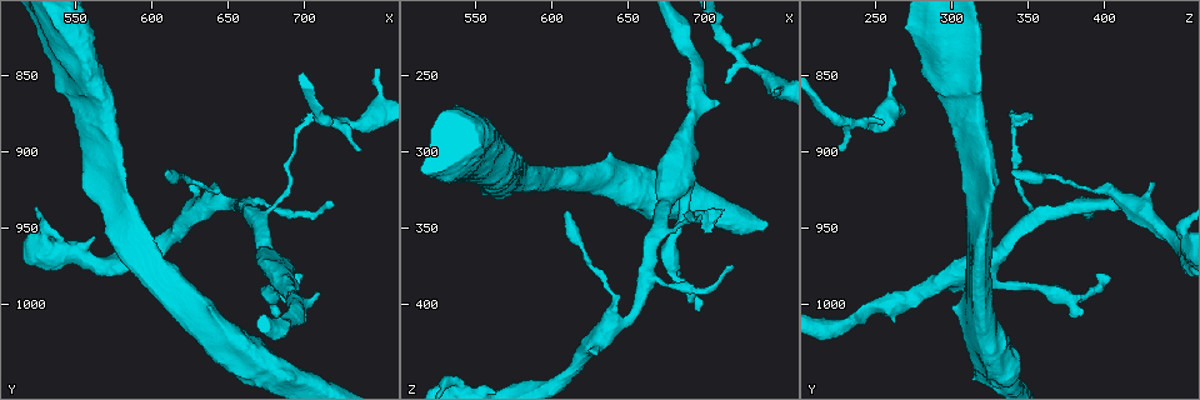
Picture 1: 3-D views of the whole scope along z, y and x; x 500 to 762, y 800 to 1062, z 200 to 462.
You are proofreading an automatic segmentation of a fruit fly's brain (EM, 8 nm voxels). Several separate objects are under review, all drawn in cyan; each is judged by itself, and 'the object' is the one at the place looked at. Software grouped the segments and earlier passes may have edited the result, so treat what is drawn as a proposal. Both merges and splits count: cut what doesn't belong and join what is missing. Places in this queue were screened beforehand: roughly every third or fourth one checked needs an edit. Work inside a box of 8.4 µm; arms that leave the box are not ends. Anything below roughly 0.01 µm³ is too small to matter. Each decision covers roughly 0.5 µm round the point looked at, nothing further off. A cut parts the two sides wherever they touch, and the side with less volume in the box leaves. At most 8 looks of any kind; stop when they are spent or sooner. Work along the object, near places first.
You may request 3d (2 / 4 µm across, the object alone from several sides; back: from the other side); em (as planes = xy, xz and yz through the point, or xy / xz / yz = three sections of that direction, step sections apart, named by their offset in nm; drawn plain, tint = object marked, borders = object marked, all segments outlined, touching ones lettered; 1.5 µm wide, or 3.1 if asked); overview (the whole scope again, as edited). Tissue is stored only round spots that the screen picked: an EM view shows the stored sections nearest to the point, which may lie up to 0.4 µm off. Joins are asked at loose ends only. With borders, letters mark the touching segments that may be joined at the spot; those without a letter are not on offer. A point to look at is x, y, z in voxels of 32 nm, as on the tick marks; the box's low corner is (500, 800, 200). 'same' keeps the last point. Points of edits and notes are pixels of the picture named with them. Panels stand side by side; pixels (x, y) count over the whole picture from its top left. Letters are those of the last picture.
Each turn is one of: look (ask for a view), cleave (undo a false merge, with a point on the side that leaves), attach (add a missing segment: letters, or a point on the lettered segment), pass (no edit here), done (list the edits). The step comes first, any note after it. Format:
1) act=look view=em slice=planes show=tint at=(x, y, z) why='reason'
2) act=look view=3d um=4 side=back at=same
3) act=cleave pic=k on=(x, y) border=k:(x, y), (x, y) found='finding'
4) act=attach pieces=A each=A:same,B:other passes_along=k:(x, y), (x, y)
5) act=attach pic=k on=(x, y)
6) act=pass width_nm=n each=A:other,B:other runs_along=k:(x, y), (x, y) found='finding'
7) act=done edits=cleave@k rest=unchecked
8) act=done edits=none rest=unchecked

act=look view=em slice=planes show=borders at=(556, 924, 328) why='stops while still wide'

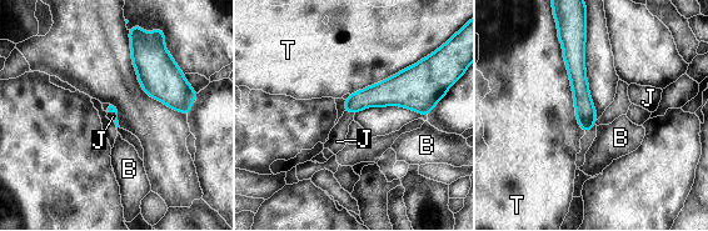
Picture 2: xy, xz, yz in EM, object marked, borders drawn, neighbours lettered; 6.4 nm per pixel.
act=attach pieces=J longest_contact=T:650nm each=B:other,J:same,T:other passes_along=2:(383, 94), (350, 113), (337, 141) found='the neuron continues'

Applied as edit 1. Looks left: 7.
act=look view=overview why='see it whole again'

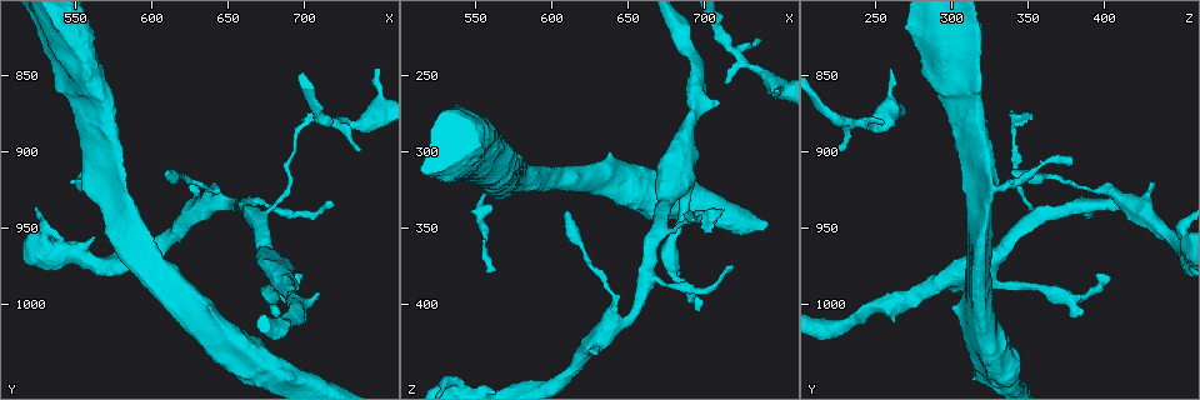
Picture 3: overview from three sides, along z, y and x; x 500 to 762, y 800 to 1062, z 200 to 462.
act=look view=3d um=4 side=back at=(718, 932, 372)

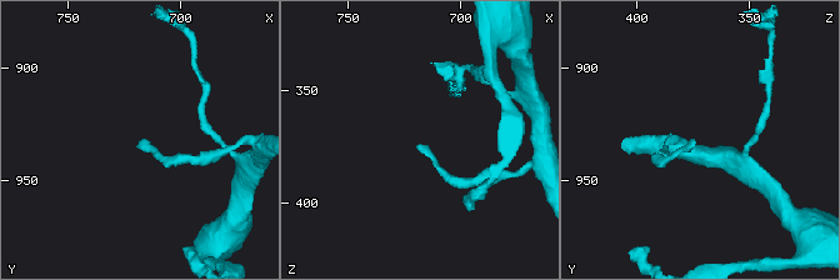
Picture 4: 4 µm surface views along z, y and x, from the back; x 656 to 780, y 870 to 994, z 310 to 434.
act=look view=em slice=planes show=borders at=(719, 932, 373) why='need the tissue'

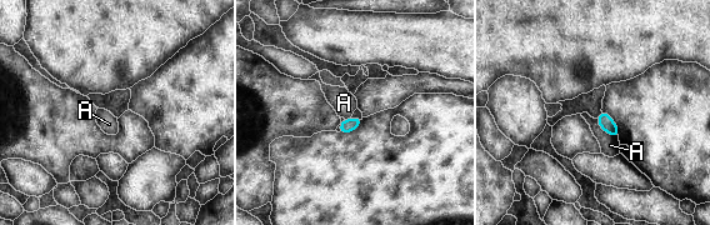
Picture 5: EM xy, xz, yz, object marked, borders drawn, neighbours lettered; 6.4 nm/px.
act=pass width_nm=80 longest_contact=A:180nm each=A:other found='no lettered segment goes on from it'

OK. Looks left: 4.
act=look view=em slice=planes show=borders at=(662, 934, 382)

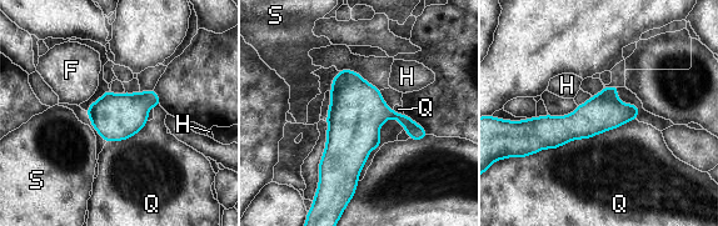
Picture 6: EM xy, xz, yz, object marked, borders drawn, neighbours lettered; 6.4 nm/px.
act=pass width_nm=240 each=F:other,H:other,Q:other,S:other found='continuous, no second neuron'

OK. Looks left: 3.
act=done edits=attach@2 rest=unchecked

